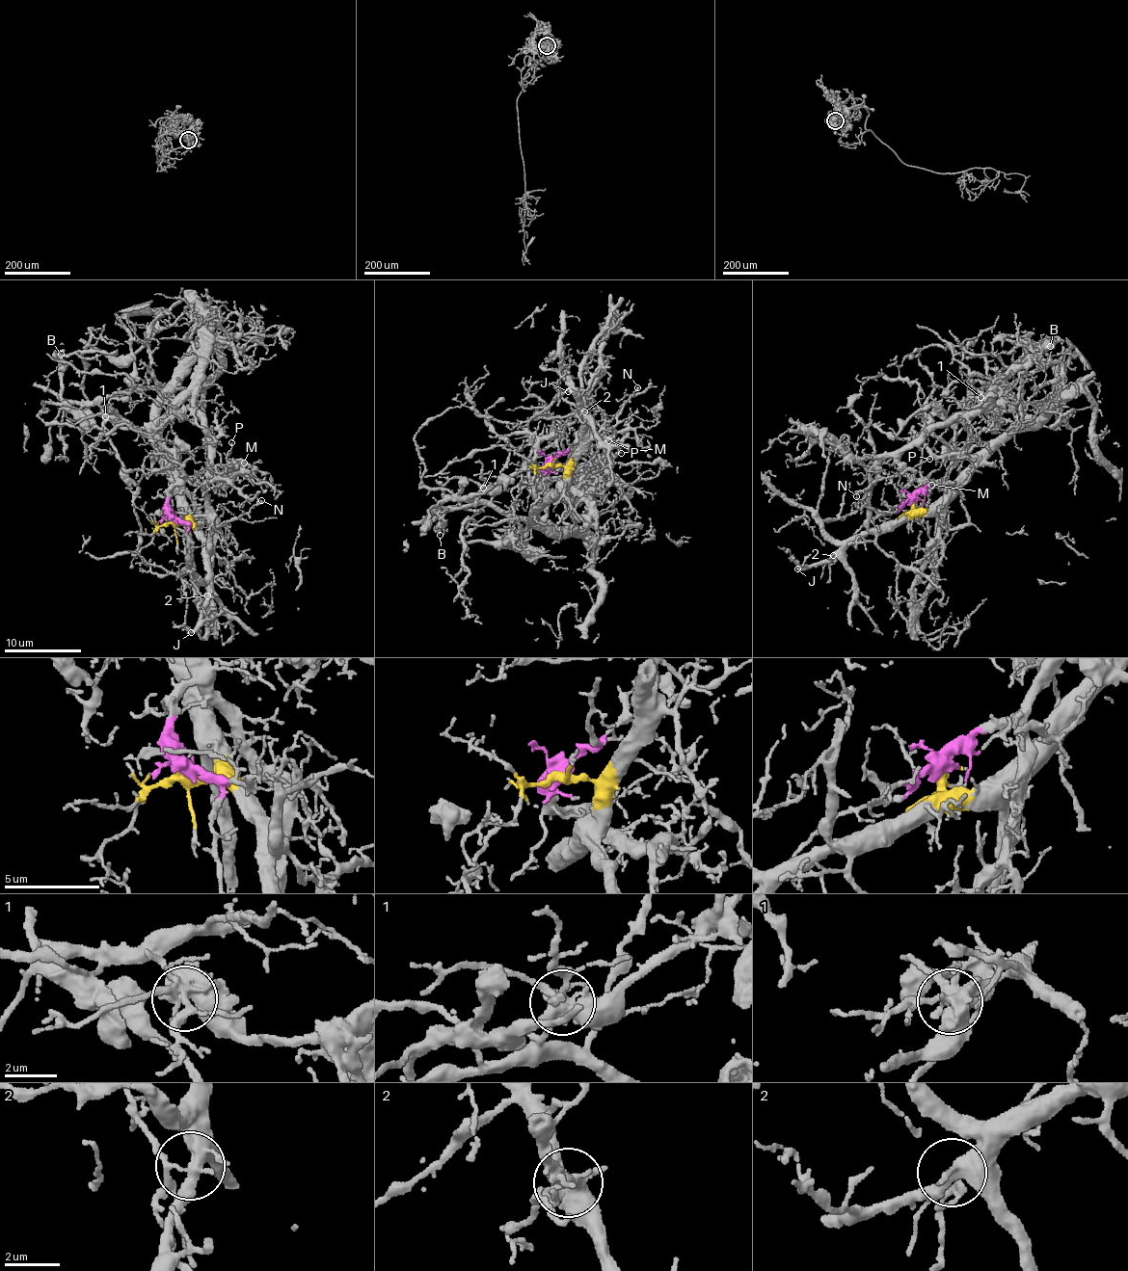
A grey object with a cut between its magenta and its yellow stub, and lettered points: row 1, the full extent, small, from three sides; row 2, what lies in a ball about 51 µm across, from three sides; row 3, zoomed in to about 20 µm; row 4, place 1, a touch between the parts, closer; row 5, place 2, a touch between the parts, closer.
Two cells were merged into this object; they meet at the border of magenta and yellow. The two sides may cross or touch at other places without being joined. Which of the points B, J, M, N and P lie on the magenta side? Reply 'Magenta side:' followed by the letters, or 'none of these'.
Magenta side: B, M, P

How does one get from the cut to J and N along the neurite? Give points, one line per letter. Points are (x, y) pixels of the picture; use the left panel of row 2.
J: (173, 521), (186, 521), (202, 543), (204, 555), (207, 599), (201, 608), (200, 621), (191, 633)
N: (173, 521), (188, 524), (202, 546), (210, 550), (212, 533), (262, 501)

